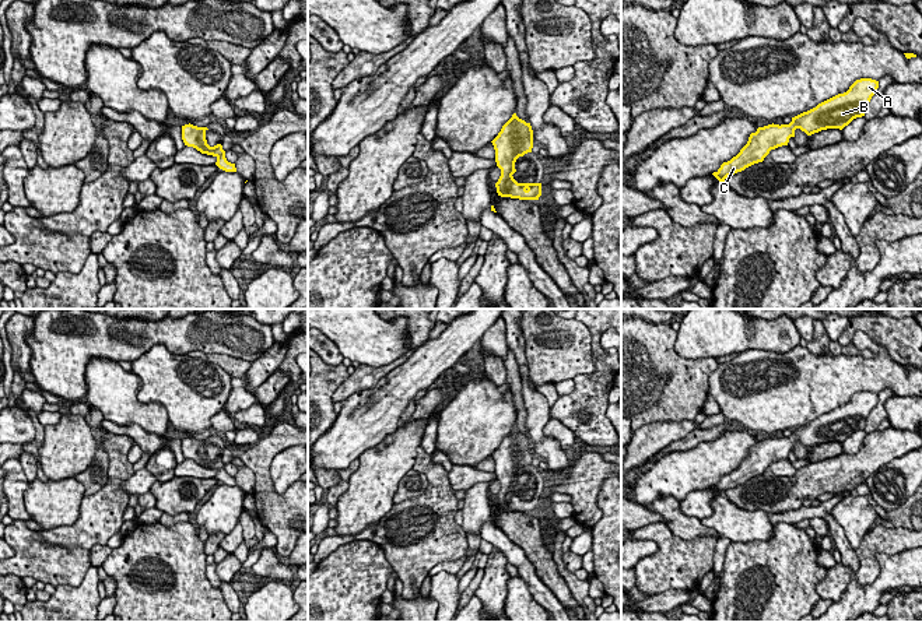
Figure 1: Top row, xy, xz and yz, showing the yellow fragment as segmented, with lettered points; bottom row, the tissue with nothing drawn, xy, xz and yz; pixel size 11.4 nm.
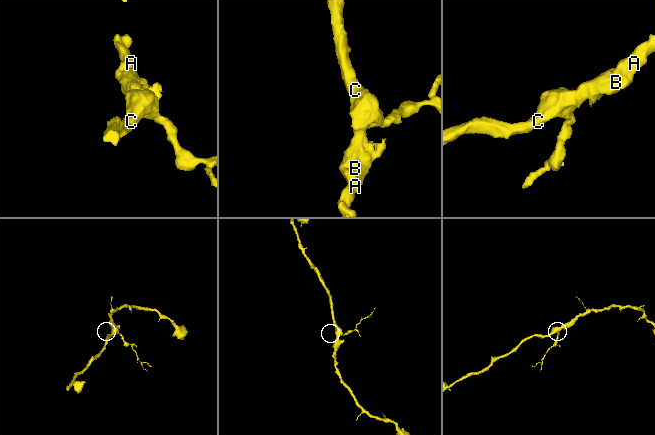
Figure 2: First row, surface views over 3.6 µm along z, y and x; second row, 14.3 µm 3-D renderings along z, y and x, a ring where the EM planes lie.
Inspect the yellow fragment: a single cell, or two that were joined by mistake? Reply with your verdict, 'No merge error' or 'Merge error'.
No merge error

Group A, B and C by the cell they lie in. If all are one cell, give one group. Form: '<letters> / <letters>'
A B C

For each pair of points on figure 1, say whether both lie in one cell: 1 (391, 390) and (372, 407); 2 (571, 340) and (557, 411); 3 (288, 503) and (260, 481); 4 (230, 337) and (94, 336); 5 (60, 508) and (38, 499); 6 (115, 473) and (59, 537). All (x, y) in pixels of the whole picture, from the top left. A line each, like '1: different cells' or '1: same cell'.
1: same cell
2: different cells
3: same cell
4: same cell
5: same cell
6: same cell

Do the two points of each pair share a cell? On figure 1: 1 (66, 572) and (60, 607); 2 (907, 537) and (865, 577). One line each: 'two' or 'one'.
1: two
2: one

